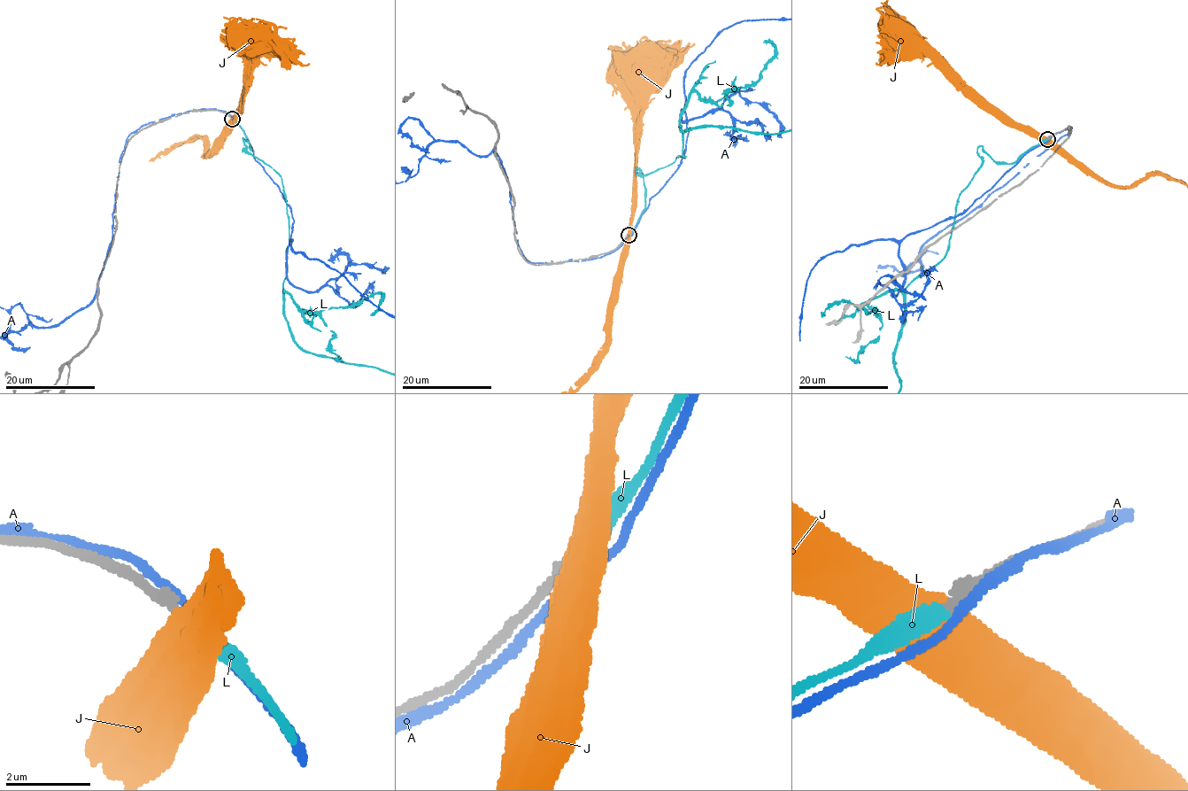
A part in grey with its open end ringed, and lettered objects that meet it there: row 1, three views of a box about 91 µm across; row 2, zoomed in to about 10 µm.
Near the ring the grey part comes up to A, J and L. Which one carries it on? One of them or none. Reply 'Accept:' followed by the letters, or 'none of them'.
Accept: L

